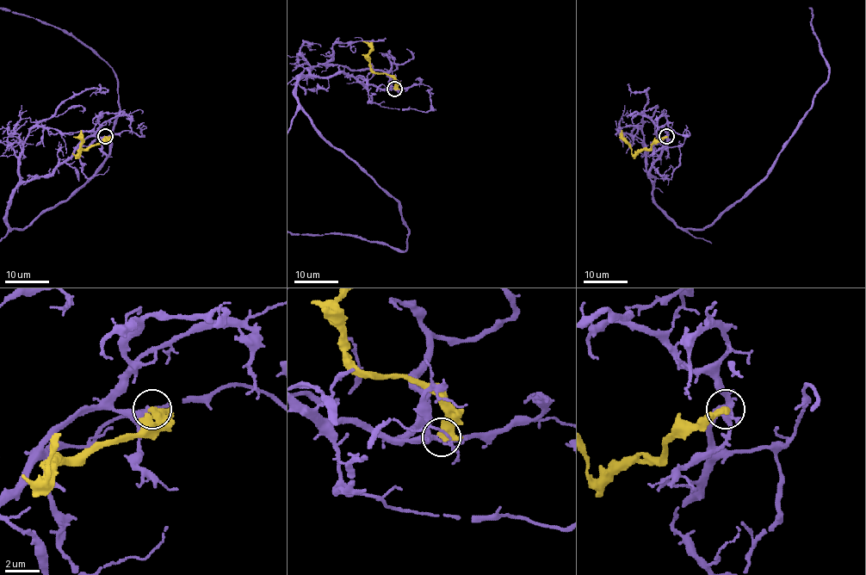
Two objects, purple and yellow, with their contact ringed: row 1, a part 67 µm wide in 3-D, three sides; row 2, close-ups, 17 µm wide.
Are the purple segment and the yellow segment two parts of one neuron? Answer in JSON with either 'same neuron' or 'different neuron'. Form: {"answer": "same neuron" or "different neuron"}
{"answer": "different neuron"}

